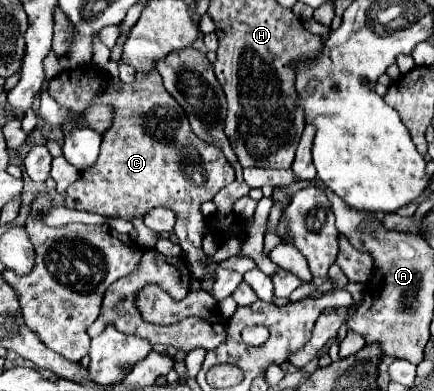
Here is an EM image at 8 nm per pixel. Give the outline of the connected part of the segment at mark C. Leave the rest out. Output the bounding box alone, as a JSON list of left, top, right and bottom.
[49,63,235,279]

